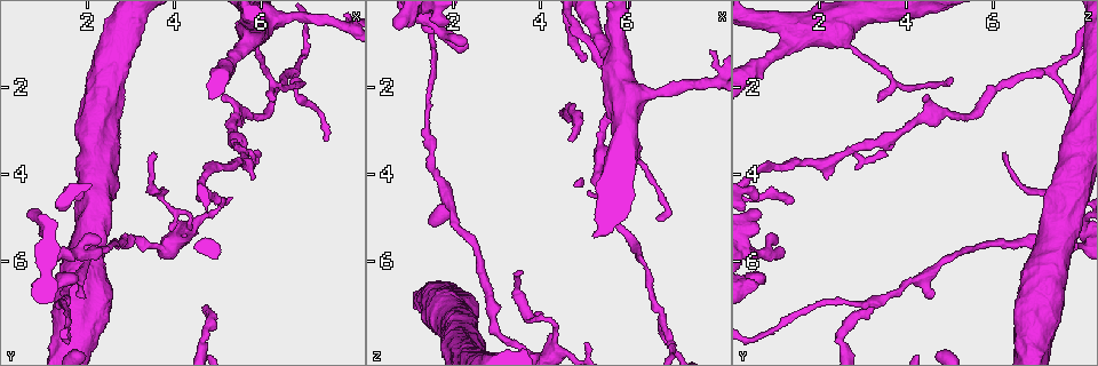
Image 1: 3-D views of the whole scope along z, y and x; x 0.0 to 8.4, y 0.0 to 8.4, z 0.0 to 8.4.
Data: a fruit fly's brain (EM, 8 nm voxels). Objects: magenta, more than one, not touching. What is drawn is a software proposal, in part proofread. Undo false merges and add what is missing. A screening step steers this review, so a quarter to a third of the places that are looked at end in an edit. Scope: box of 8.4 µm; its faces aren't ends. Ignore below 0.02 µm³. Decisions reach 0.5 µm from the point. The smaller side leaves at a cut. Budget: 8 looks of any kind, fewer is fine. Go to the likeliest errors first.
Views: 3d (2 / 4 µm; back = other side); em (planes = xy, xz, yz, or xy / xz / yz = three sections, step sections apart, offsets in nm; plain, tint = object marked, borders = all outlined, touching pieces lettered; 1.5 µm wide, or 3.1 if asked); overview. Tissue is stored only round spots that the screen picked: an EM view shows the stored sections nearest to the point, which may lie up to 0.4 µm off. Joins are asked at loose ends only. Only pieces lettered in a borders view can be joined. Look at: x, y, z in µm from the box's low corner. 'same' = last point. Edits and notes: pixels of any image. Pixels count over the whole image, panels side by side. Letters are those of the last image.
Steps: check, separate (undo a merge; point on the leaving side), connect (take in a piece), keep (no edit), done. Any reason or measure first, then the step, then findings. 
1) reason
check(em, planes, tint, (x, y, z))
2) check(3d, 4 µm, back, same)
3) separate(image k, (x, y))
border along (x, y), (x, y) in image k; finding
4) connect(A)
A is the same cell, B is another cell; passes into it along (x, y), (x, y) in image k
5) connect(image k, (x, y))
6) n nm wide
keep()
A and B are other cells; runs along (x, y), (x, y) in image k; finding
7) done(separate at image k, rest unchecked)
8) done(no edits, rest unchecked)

branch stops here
check(3d, 2 µm, (5.10, 2.25, 4.40))

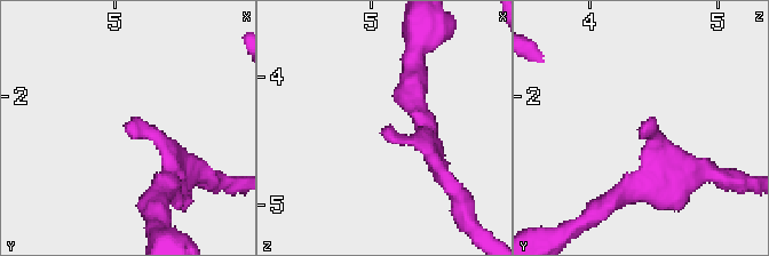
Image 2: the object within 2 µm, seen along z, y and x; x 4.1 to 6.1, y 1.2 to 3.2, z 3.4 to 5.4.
need the tissue
check(em, xz, step 4, tint, (5.06, 2.24, 4.44))

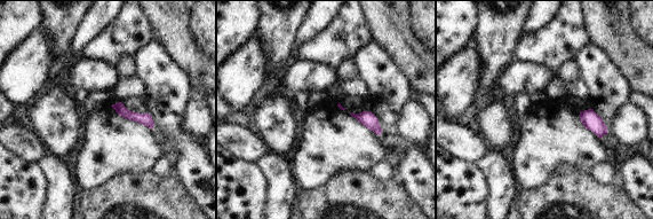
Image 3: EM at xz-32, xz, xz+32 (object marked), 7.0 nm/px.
see the neighbours
check(em, xz, step 4, borders, same)

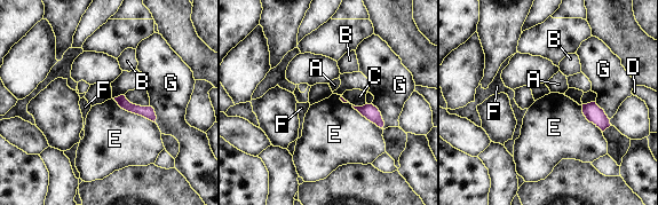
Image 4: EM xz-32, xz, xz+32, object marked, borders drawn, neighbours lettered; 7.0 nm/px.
keep()
A, B, C, D, E, F and G are other cells; border along (112, 99), (121, 108), (155, 123) in image 4; none of them fits

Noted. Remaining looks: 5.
an open end
check(3d, 4 µm, (4.75, 7.00, 3.15))

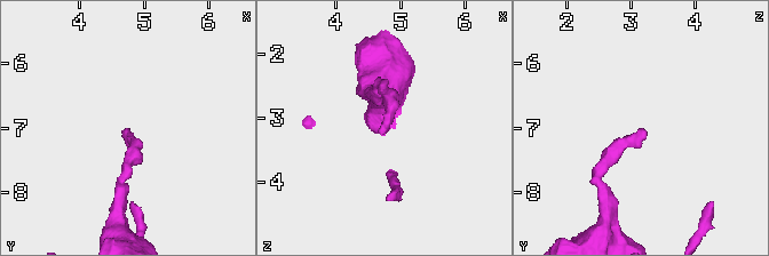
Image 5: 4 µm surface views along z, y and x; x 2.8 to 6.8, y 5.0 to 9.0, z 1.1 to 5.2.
check(em, planes, borders, (4.70, 7.05, 3.20))

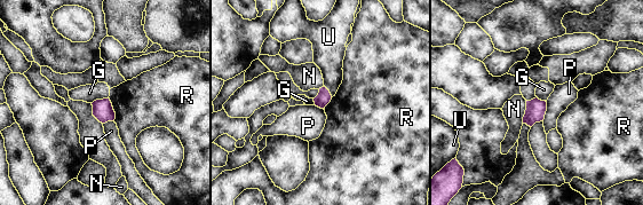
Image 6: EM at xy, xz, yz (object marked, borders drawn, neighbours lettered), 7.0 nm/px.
100 nm wide
keep()
G, N, P, R and U are other cells; border along (108, 96), (95, 100), (92, 103) in image 6; none of them fits

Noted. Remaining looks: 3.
tapers out
check(em, planes, borders, (5.00, 4.70, 1.35))

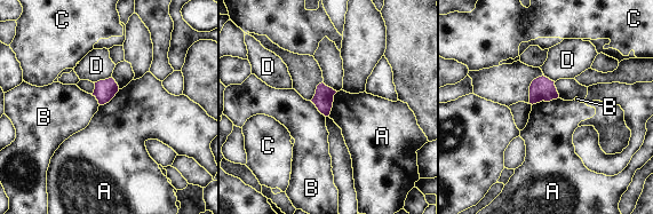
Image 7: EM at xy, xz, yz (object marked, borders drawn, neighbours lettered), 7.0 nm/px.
keep()
A, B, C and D are other cells; border along (558, 96), (532, 105) in image 7; none of them fits

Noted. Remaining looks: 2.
done(no edits, rest unchecked)

